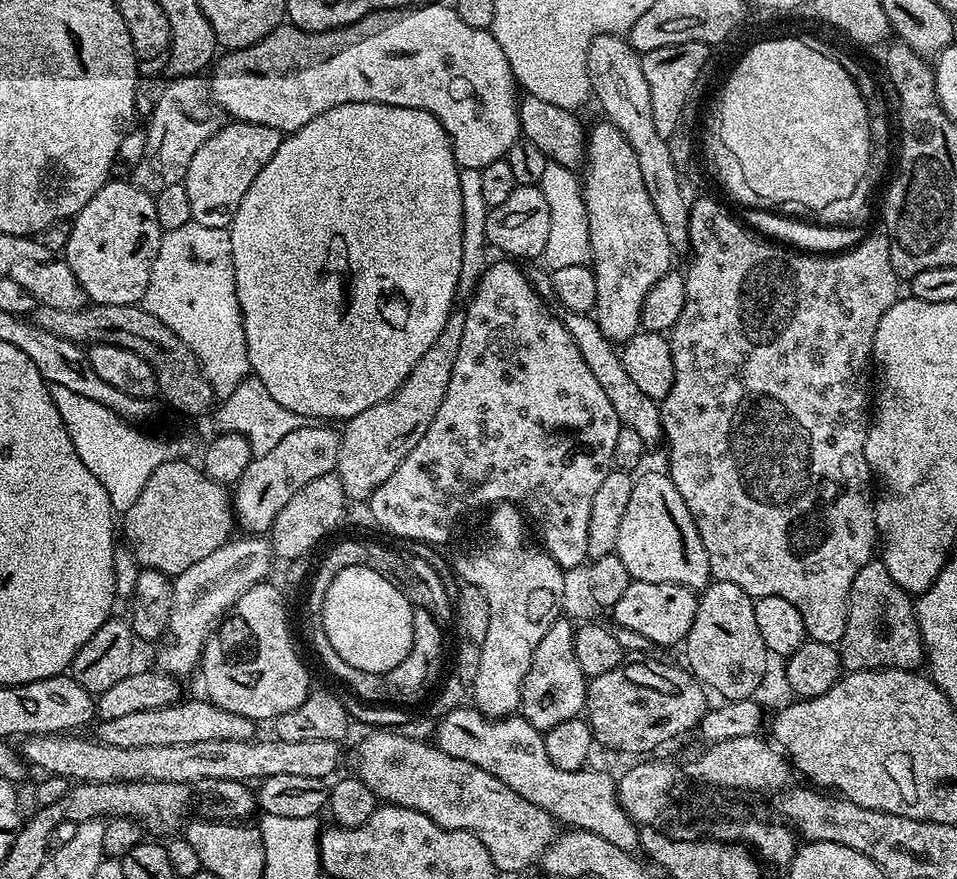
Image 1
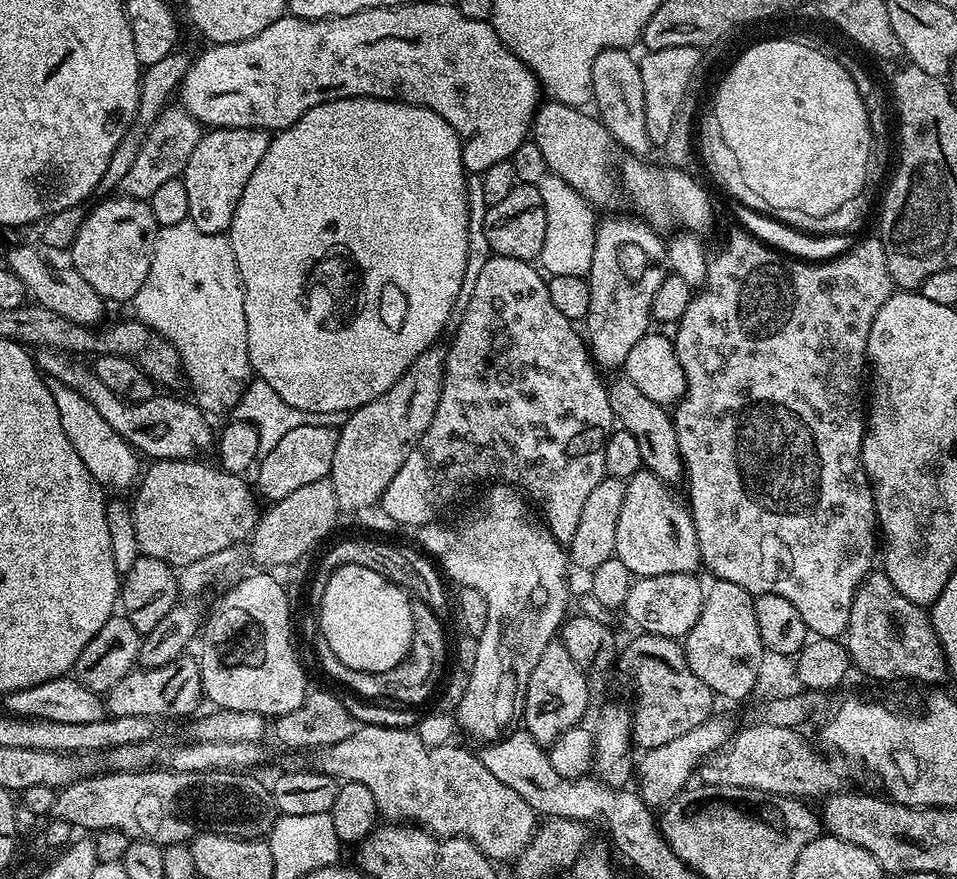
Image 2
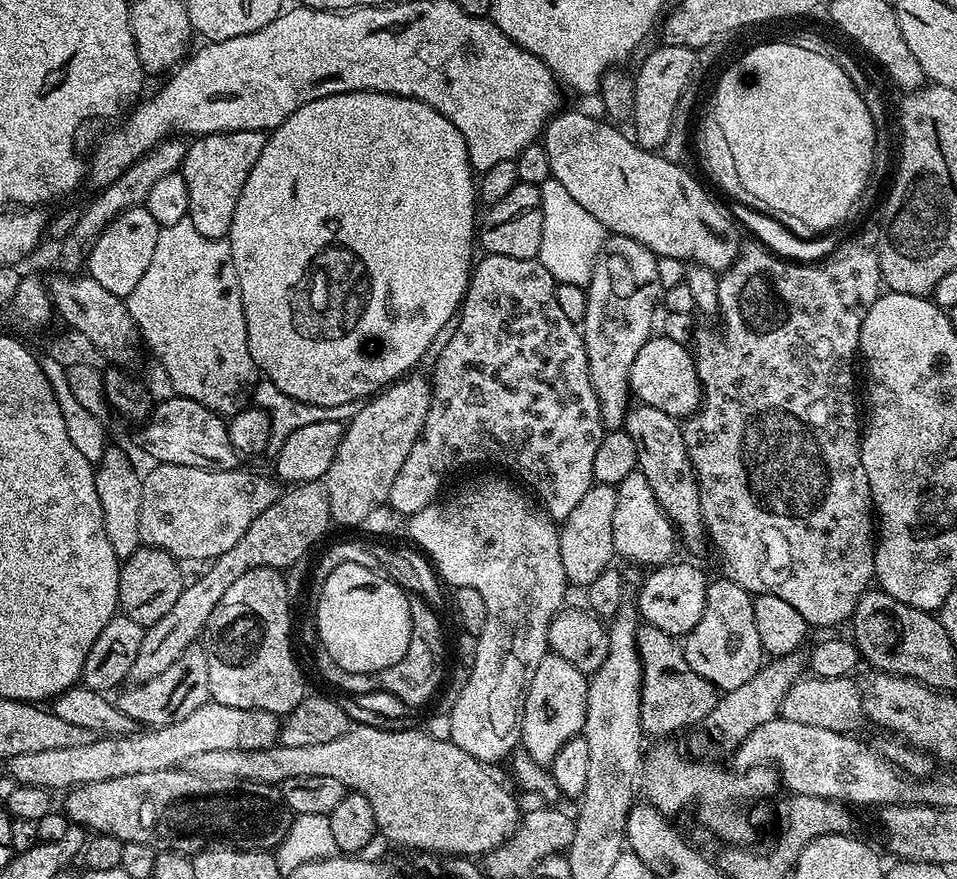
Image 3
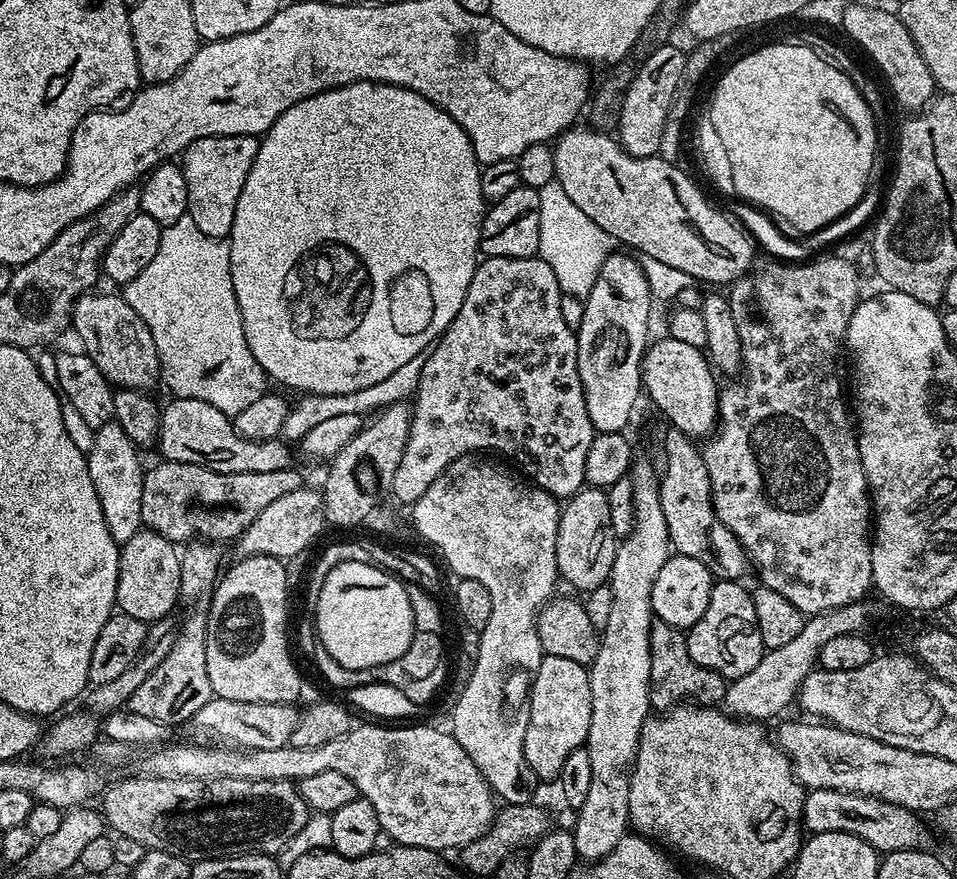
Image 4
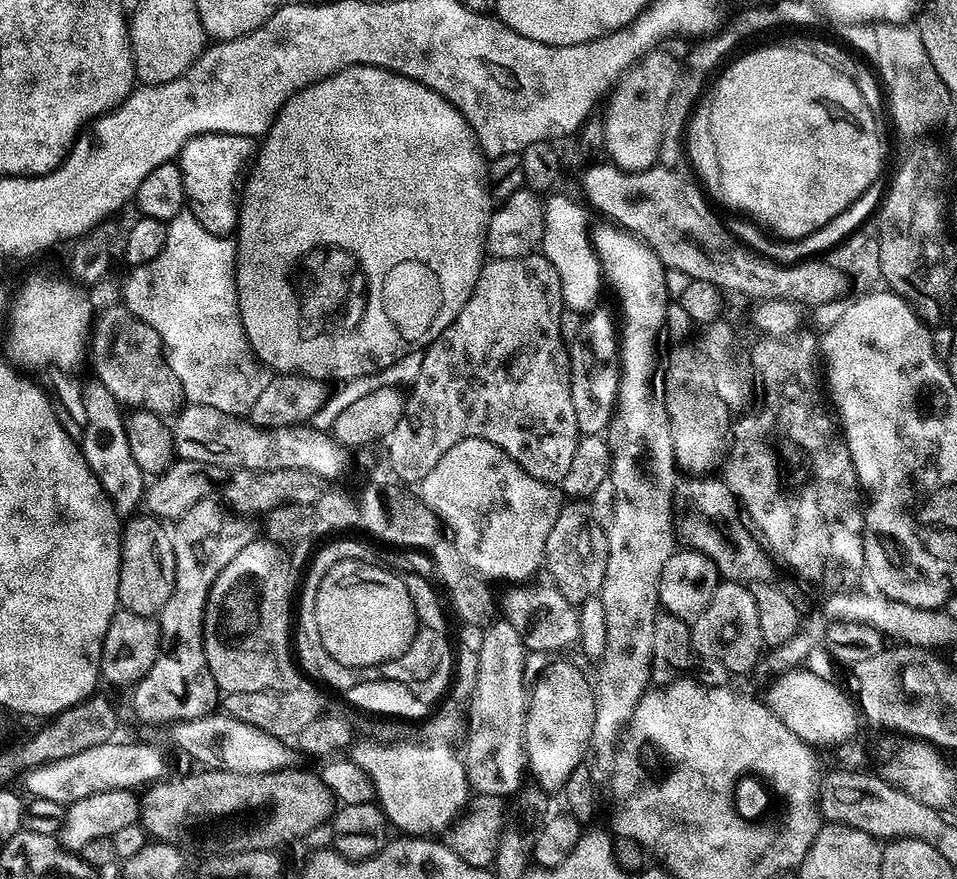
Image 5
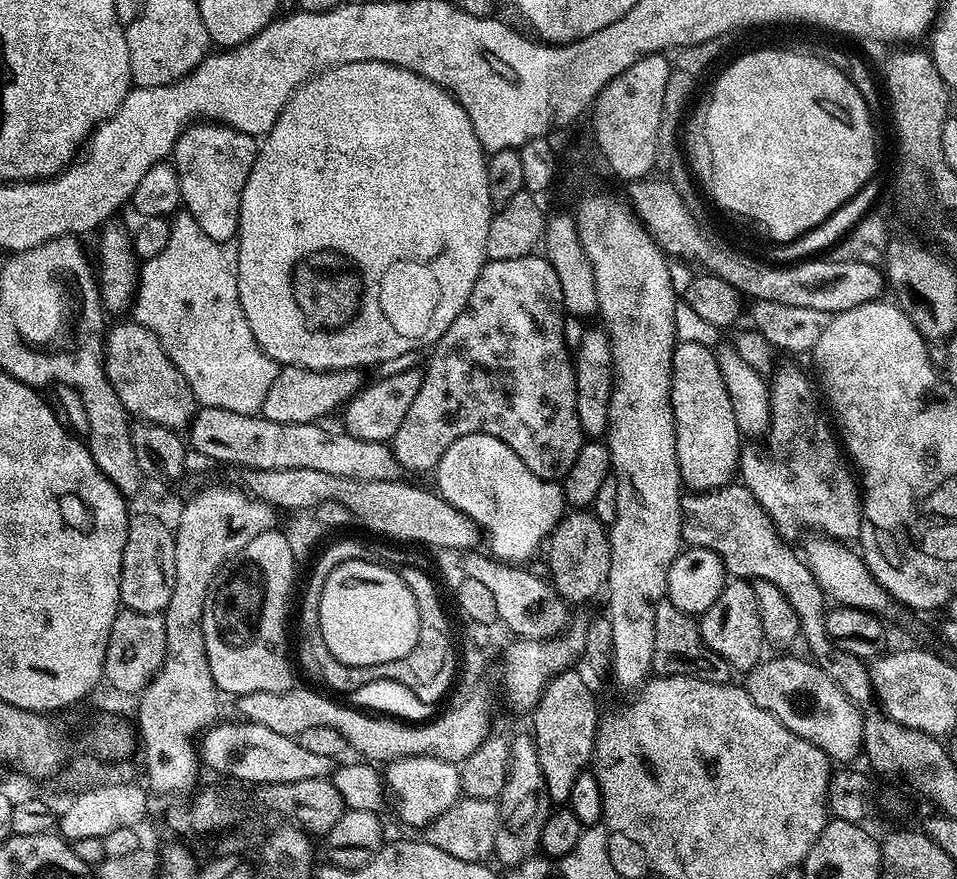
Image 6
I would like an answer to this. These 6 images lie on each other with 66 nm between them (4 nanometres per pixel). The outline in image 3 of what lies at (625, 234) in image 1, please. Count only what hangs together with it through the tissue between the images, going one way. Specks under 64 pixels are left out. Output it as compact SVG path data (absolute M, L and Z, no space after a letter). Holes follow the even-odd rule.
M609 235L586 289L588 297L582 325L586 362L603 422L610 430L623 425L630 407L630 366L634 366L638 350L642 350L654 332L652 319L656 316L656 304L658 308L662 300L660 264L657 256L634 242L634 238Z

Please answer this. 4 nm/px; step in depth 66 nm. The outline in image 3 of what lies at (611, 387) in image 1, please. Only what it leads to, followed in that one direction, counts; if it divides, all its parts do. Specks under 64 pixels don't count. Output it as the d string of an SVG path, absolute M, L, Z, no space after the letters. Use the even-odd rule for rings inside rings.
M636 402L629 407L622 428L630 434L634 450L638 450L638 471L646 474L652 496L658 498L658 506L662 506L662 510L676 527L683 547L685 544L692 552L702 551L704 544L706 548L706 533L704 520L700 516L700 487L696 481L696 471L690 462L690 454L686 450L681 421L666 414L666 410L658 410L658 406Z

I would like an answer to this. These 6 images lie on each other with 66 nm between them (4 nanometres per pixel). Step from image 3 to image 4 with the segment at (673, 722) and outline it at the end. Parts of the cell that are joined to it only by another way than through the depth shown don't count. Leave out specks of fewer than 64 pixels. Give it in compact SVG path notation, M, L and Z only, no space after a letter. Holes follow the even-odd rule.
M653 619L650 630L650 674L652 691L657 697L672 702L692 701L701 706L716 706L721 703L729 686L729 681L714 670L706 670L690 658L685 633L666 622Z

